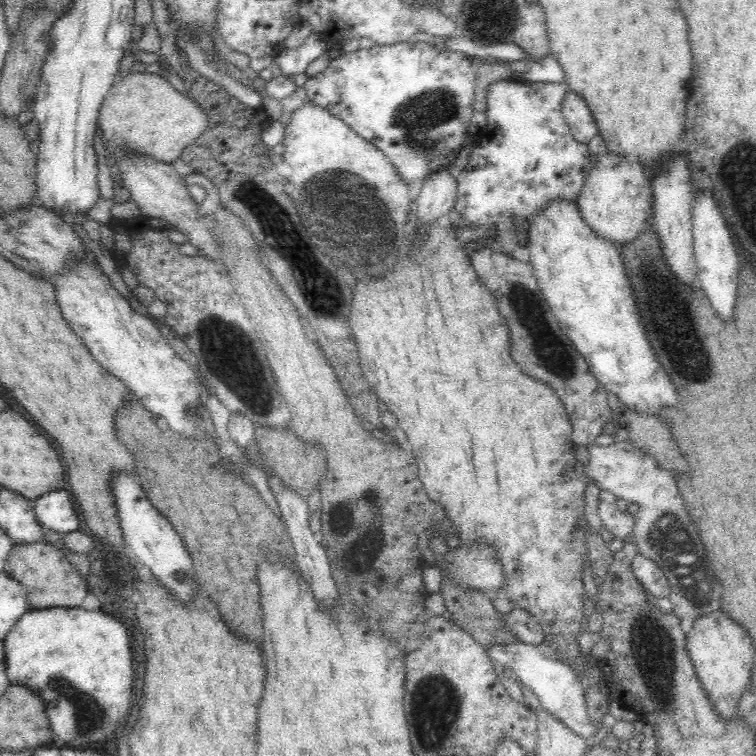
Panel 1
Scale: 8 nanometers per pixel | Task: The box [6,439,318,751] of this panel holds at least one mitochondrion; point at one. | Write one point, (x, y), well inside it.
(88, 715)

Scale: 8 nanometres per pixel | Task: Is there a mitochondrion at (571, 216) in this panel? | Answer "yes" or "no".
no

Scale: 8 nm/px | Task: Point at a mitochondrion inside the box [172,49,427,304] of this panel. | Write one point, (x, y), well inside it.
(361, 234)

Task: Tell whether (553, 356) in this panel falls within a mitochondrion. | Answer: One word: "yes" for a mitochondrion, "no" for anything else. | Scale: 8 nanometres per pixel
yes

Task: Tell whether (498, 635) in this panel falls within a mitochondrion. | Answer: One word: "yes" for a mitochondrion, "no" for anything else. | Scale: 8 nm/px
no

